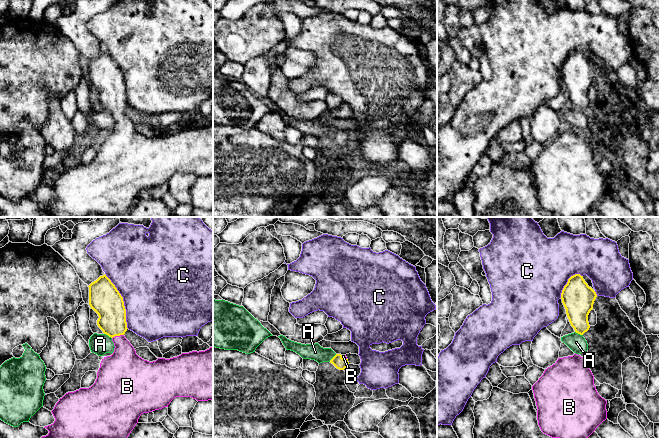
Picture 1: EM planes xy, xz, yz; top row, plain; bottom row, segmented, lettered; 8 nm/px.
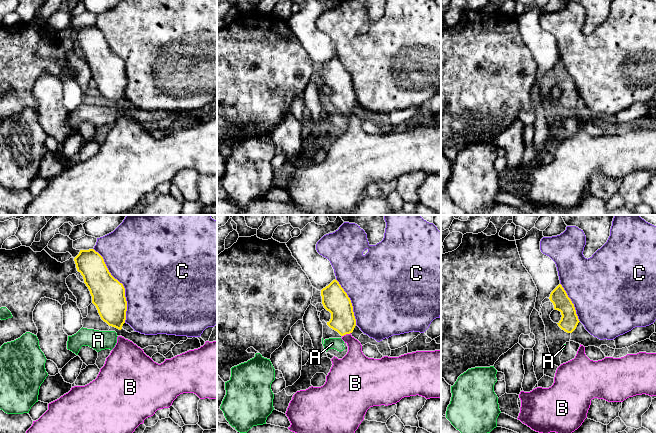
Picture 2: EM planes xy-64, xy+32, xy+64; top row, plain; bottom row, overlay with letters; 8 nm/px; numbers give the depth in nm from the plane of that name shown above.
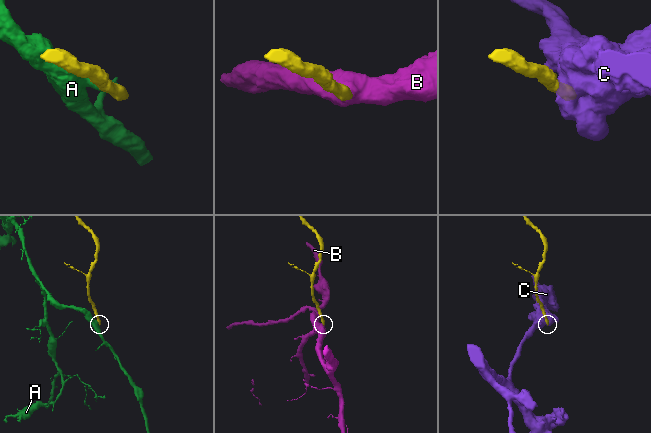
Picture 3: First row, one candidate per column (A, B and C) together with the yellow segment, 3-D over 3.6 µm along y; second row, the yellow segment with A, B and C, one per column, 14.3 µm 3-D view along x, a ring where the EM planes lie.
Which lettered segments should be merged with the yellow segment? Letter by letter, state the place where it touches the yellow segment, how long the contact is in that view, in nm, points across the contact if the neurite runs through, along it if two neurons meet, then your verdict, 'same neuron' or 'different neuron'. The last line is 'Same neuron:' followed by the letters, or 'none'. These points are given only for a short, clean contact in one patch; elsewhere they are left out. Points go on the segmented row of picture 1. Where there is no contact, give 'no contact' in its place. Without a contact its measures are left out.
A: xy (108, 335) | 80 nm | along xy (104, 333), (111, 338) | different neuron
B: xy (117, 335) | 100 nm | across xy (109, 305), (117, 335), (124, 352), (124, 365) | same neuron
C: xy (123, 301) | 480 nm | different neuron
Same neuron: B

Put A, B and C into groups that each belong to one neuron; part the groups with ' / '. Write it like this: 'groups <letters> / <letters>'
groups A / B / C

